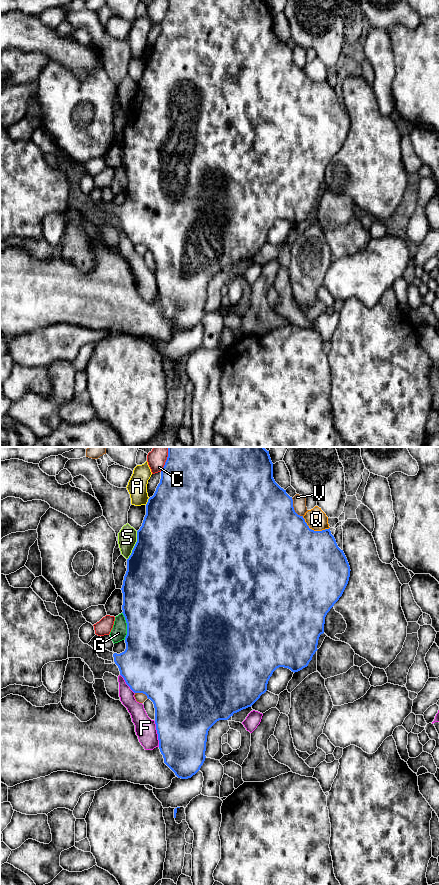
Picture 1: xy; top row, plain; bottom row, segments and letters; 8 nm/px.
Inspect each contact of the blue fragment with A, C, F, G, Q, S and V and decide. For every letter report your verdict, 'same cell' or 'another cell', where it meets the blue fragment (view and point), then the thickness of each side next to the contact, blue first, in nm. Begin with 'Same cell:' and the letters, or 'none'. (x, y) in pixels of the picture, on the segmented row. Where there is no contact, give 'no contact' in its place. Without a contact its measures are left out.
Same cell: none
A: another cell | xy (148, 501) | 480/160 nm
C: another cell | xy (167, 459) | 500/150 nm
F: another cell | xy (157, 733) | 460/170 nm
G: another cell | xy (127, 626) | 500/130 nm
Q: another cell | xy (313, 530) | 500/170 nm
S: another cell | xy (135, 545) | 500/160 nm
V: another cell | xy (293, 508) | 500/110 nm

